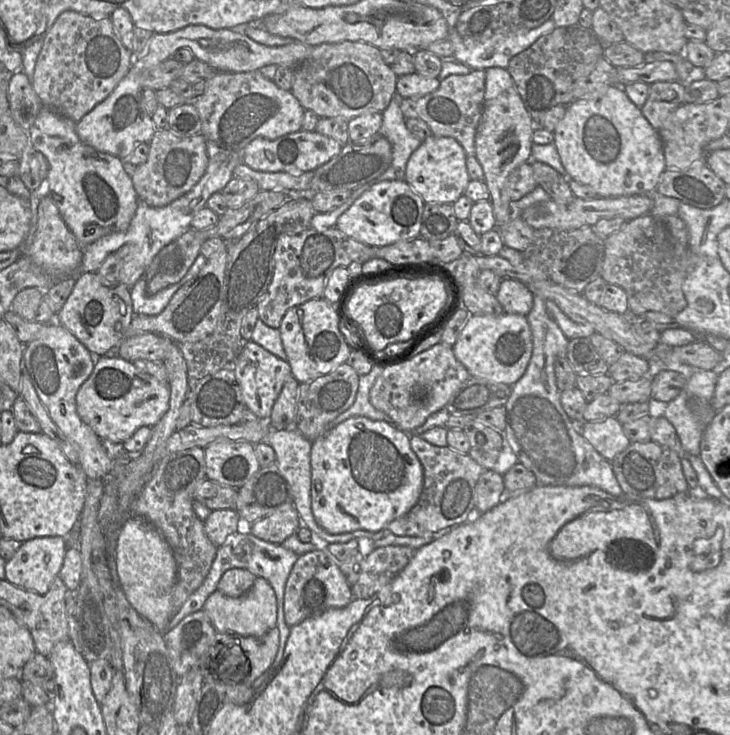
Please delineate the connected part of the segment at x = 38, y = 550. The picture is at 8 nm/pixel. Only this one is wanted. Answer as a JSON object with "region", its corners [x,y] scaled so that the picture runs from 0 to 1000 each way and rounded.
{"region":[[[53,731],[30,737],[7,766],[7,789],[30,801],[63,808],[79,785],[95,743],[88,731]]]}

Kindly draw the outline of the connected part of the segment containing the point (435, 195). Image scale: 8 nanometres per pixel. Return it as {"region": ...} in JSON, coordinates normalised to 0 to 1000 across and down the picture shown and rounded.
{"region":[[[590,185],[562,212],[555,231],[555,248],[584,276],[621,278],[634,267],[644,245],[638,227],[638,207],[632,196],[616,186]]]}

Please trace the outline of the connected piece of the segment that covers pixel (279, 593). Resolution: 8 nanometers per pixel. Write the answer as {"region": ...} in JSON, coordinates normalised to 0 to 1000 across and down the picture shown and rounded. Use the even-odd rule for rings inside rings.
{"region":[[[329,707],[326,724],[314,728],[310,735],[299,743],[295,761],[289,774],[277,796],[252,819],[245,834],[259,837],[264,833],[279,829],[282,815],[296,803],[299,803],[299,792],[304,782],[314,774],[333,773],[342,777],[351,785],[360,786],[368,792],[374,800],[379,814],[379,846],[377,854],[381,867],[385,868],[385,879],[378,899],[371,910],[377,910],[386,895],[390,873],[397,861],[397,852],[389,841],[389,800],[396,781],[407,763],[410,755],[392,747],[385,740],[371,739],[342,727],[342,714],[336,707]]]}

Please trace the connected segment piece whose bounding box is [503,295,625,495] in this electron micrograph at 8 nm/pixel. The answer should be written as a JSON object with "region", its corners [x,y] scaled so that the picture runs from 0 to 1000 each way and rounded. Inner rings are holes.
{"region":[[[734,403],[730,418],[721,429],[729,454],[729,483],[716,512],[700,525],[700,536],[690,554],[695,562],[695,578],[689,589],[692,600],[705,616],[710,630],[726,639],[738,660],[744,661],[812,661],[838,673],[856,673],[840,644],[837,629],[827,623],[799,595],[793,574],[782,570],[770,554],[763,525],[760,493],[775,488],[779,461],[764,441],[752,430],[744,405]]]}

